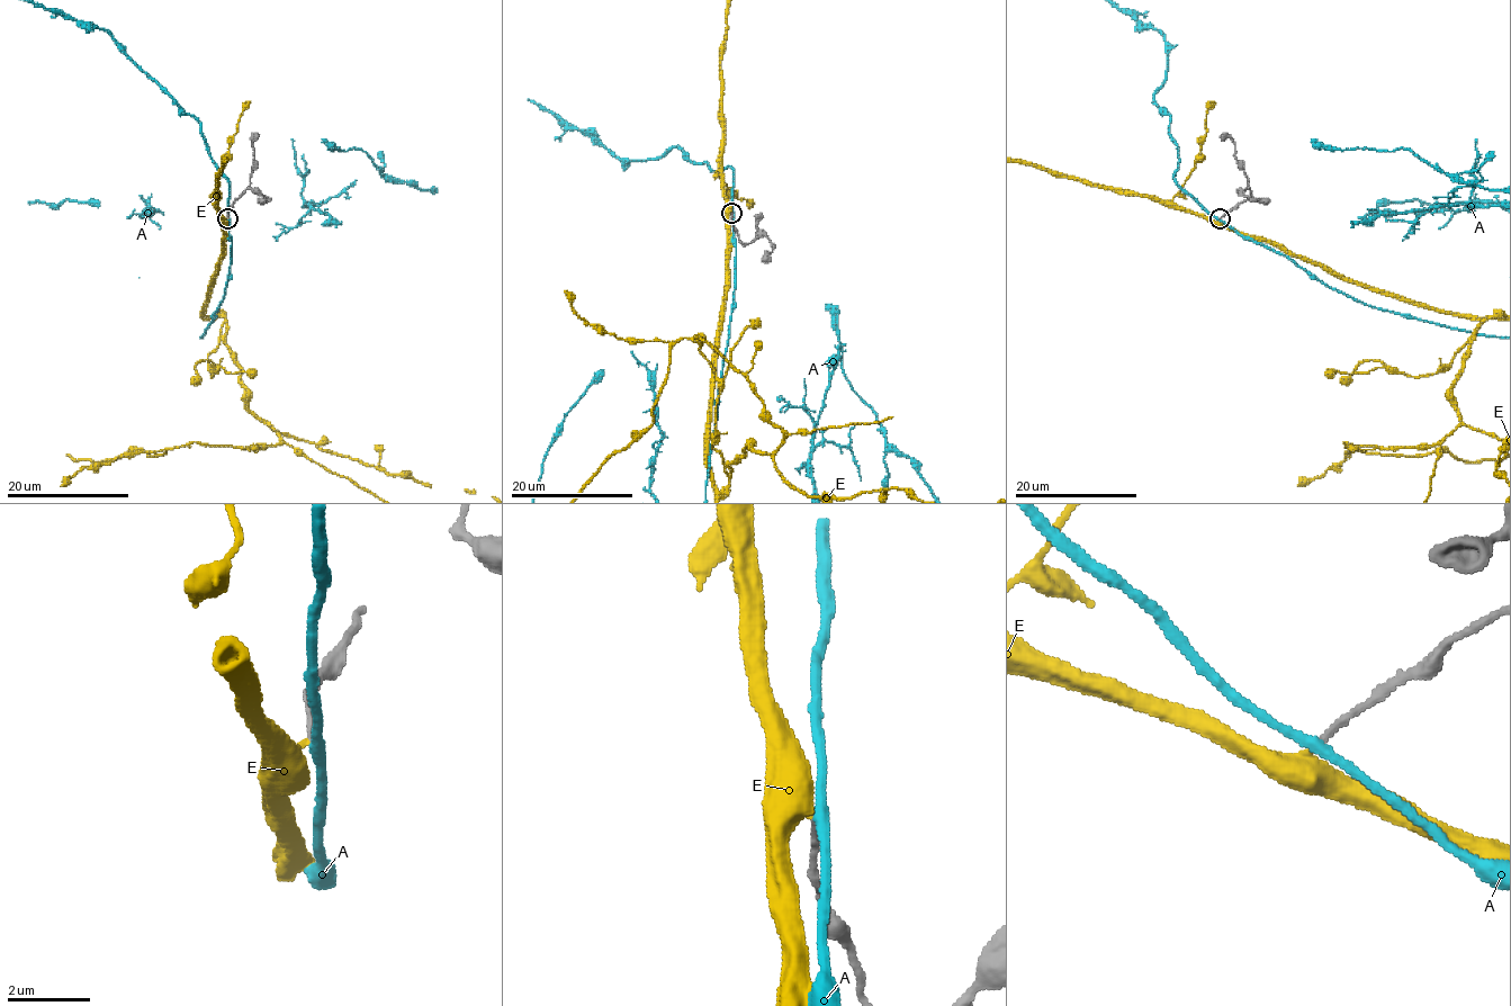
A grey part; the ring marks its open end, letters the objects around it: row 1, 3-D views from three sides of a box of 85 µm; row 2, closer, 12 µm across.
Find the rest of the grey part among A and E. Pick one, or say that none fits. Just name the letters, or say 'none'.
E

